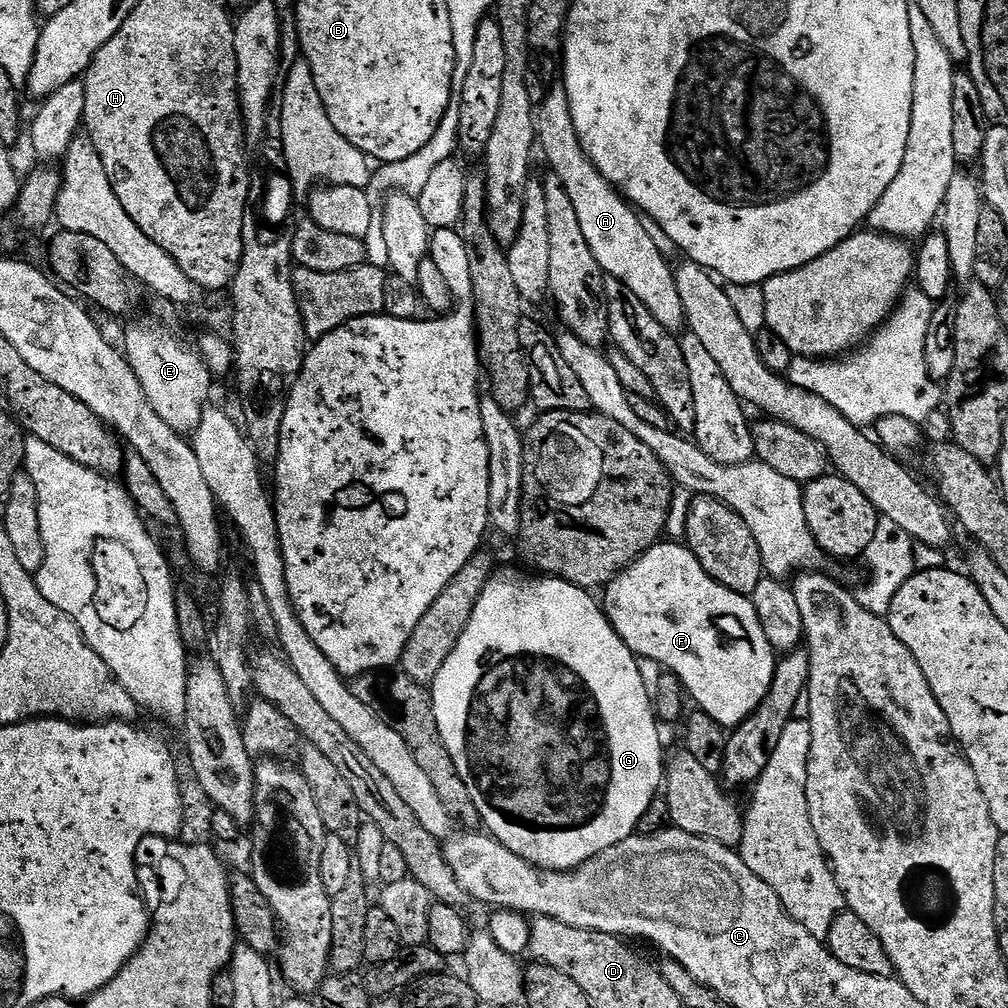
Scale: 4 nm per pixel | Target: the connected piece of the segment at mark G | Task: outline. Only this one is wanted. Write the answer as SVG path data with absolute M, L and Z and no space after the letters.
M516 576L493 578L482 590L474 610L470 614L470 622L458 638L458 646L446 658L446 666L438 670L435 680L430 685L434 702L434 718L438 722L438 730L462 782L466 782L466 790L470 790L470 802L480 815L481 825L506 850L514 850L518 858L526 858L535 868L545 868L551 872L568 872L582 862L602 854L602 850L610 850L610 846L618 846L626 837L636 832L642 814L657 799L661 791L666 771L666 751L660 741L661 725L656 719L654 697L646 690L642 678L636 674L638 657L629 652L625 644L614 635L612 623L603 611L588 604L587 595L581 589L573 588L570 582L555 578L536 578L540 580L519 580Z

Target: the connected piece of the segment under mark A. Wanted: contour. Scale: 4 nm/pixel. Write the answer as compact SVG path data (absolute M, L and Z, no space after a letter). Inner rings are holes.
M563 83L556 85L544 96L544 101L537 103L532 118L538 137L538 148L544 151L548 159L551 175L562 182L562 190L570 198L582 225L582 235L604 271L605 276L613 276L622 282L654 314L654 318L676 334L685 327L686 321L682 310L682 300L678 298L676 276L670 261L658 252L653 240L646 234L638 222L637 211L627 200L613 188L606 178L590 162L590 158L582 150L582 142L578 142L578 130L574 130L574 118L570 118L570 106L566 98ZM679 328L681 328L679 330Z

